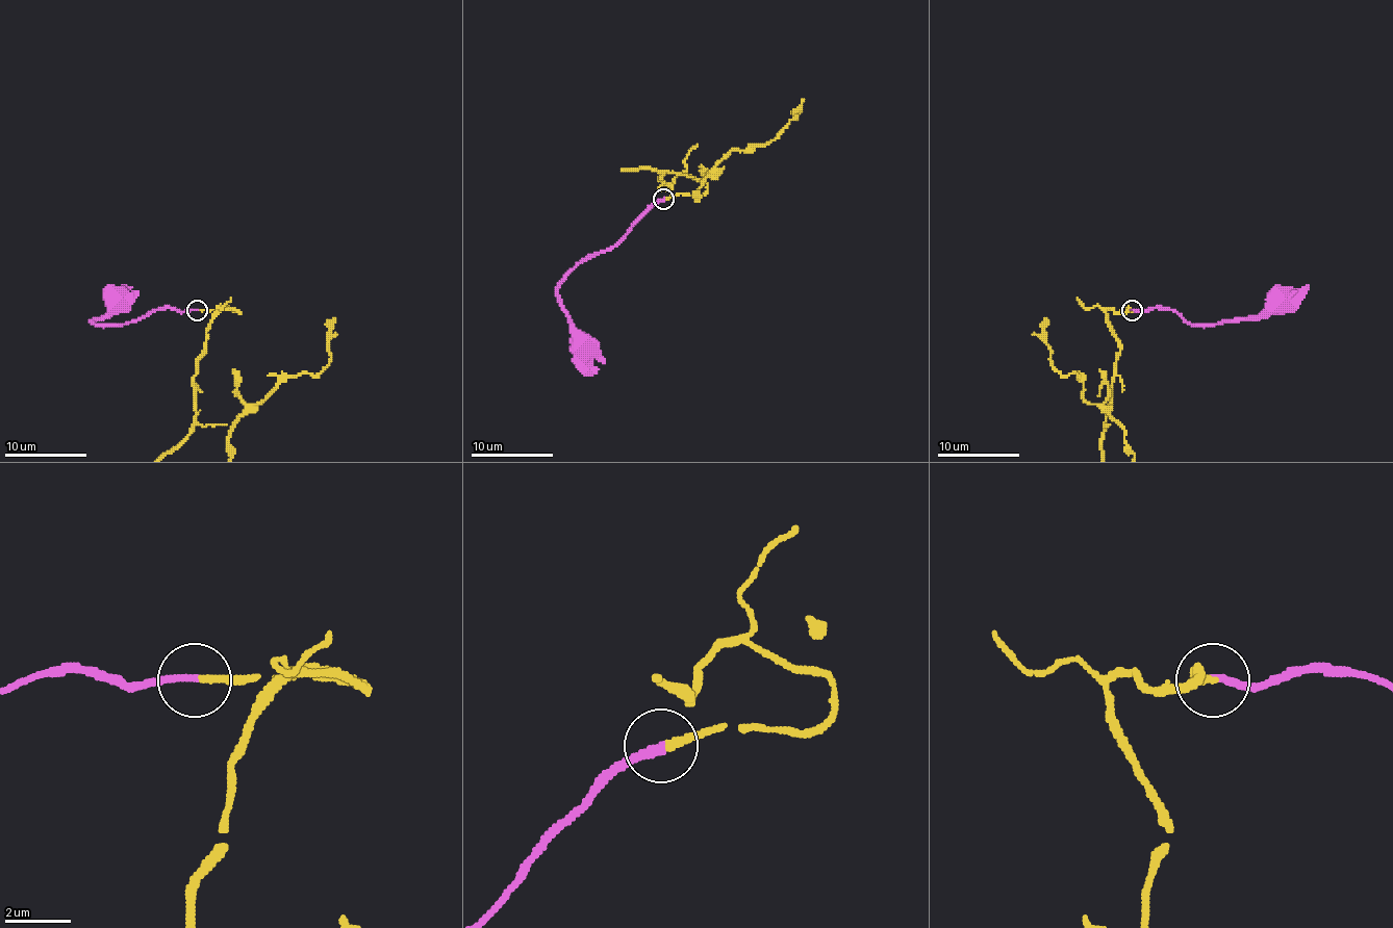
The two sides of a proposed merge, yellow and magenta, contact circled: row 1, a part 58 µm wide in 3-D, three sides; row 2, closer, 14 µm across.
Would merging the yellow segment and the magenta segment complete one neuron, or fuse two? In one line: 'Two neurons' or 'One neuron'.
One neuron

